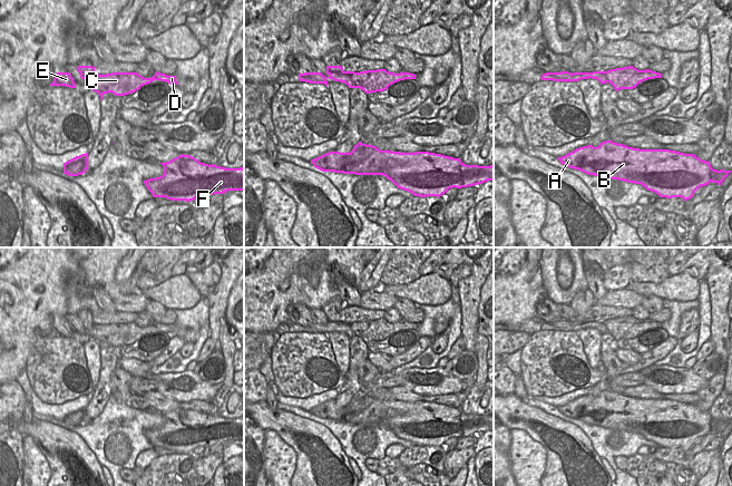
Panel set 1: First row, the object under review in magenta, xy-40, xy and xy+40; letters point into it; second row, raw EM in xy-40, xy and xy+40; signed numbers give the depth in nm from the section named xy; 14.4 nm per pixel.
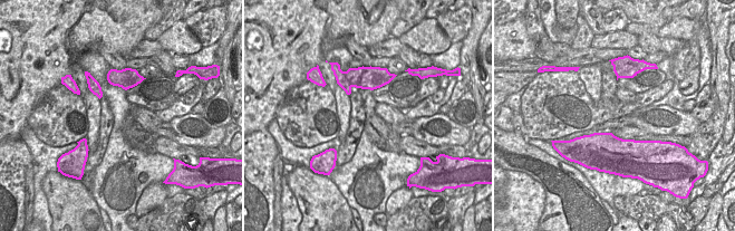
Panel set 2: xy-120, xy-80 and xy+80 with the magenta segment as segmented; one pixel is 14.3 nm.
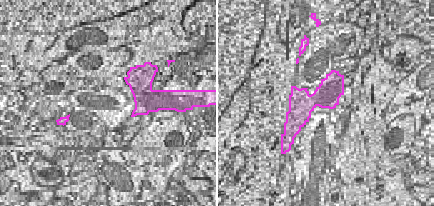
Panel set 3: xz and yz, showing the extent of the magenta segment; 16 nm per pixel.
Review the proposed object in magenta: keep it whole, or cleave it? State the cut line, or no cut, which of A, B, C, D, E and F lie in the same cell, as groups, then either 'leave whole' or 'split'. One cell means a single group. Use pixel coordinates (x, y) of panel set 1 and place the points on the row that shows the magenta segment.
cut xy-40 (86, 166), (80, 162), (75, 162), (64, 169); groups A B F / C D E; split

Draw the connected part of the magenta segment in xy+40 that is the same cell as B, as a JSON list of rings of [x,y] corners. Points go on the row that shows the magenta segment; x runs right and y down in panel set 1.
[[[612,140],[602,142],[597,147],[583,146],[557,158],[565,167],[578,169],[588,175],[641,184],[660,197],[681,197],[684,201],[692,198],[699,187],[710,182],[721,185],[731,172],[713,169],[710,161],[702,161],[693,154],[670,149],[640,149]]]

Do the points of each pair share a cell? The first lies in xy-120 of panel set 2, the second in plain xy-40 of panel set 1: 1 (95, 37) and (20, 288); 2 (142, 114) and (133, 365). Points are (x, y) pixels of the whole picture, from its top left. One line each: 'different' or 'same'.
1: same
2: same

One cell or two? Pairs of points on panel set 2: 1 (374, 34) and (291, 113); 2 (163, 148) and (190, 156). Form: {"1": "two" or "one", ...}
{"1": "two", "2": "one"}

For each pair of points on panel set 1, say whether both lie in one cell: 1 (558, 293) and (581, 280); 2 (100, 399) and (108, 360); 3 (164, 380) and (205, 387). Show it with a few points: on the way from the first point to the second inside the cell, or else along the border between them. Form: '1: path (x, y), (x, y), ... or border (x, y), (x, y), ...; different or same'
1: path (564, 293), (568, 293), (576, 285); same
2: path (104, 389), (108, 370); same
3: path (174, 384), (195, 386); same

